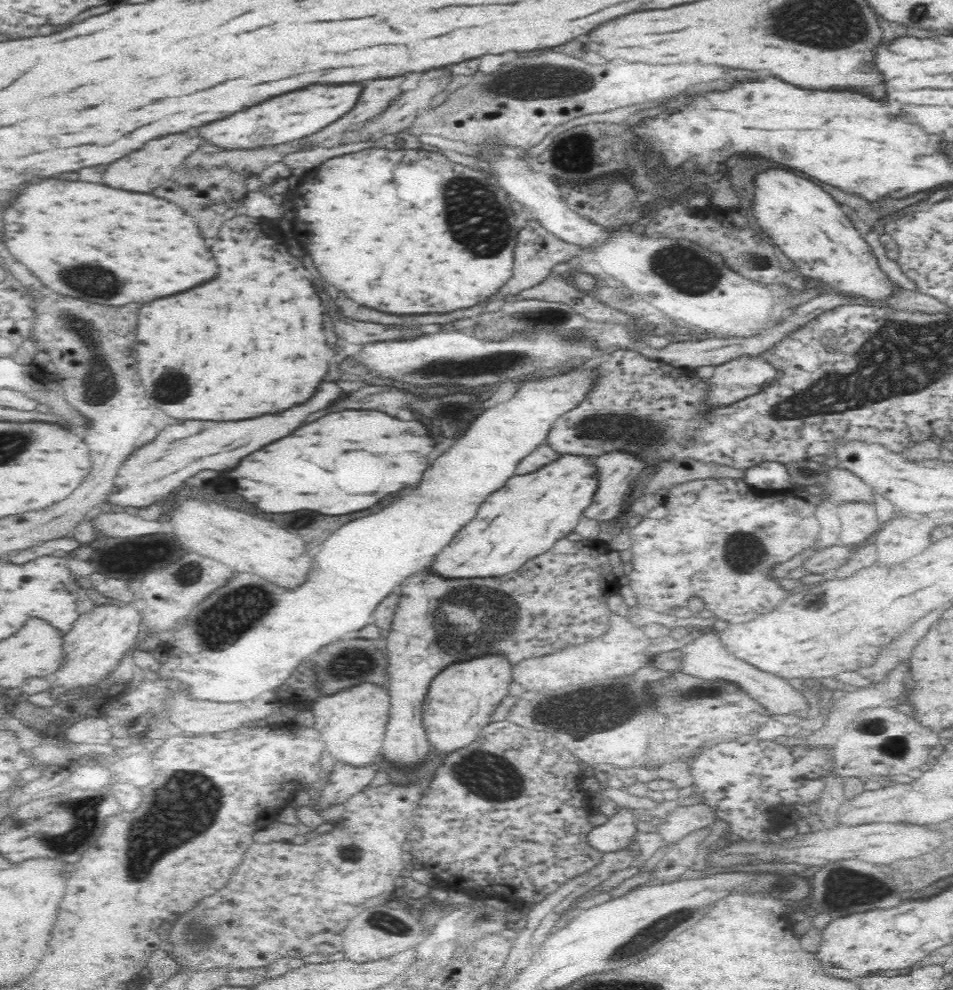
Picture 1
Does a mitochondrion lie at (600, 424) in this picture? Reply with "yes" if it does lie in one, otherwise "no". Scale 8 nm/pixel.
yes

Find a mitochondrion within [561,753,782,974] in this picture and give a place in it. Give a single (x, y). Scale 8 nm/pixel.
(639, 941)

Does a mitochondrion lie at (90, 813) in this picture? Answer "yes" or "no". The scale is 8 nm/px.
yes

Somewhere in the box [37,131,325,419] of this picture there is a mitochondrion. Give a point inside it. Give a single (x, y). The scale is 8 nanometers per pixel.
(101, 384)

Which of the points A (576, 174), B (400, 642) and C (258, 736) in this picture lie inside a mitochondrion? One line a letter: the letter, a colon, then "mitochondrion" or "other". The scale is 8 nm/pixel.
A: mitochondrion
B: other
C: other

